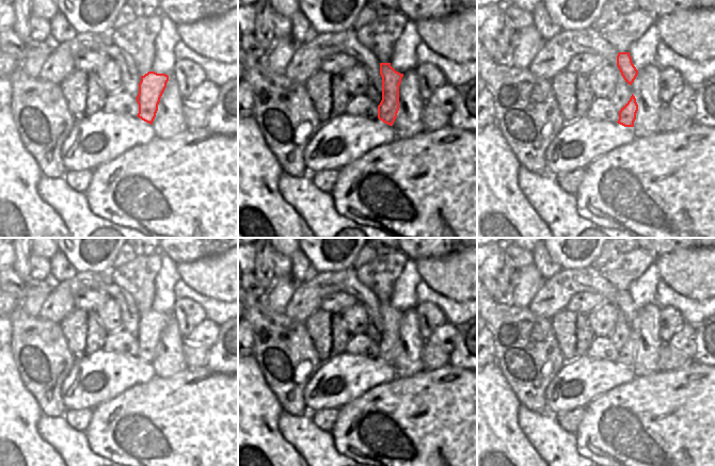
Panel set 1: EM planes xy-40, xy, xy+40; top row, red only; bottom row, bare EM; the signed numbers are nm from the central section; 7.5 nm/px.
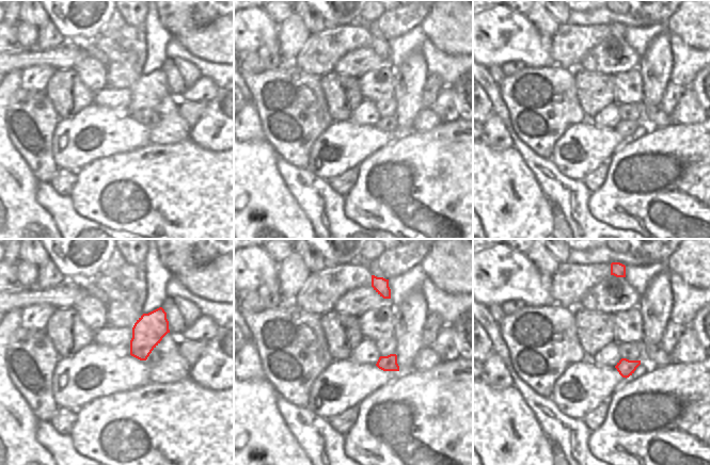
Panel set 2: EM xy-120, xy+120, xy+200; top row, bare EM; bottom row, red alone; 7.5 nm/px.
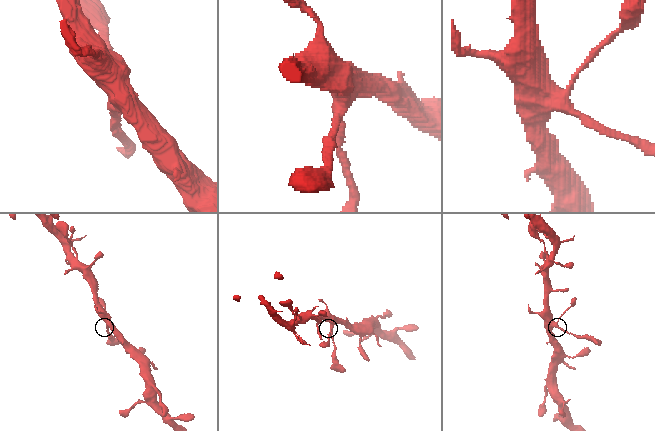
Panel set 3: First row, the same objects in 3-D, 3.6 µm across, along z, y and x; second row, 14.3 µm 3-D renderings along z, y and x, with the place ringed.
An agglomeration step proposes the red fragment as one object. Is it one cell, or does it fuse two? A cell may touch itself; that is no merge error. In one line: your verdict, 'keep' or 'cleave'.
keep

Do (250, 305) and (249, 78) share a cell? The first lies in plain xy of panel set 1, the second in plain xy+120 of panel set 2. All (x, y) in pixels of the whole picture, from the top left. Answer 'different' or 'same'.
same

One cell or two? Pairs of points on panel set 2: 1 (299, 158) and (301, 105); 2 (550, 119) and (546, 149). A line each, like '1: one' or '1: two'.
1: one
2: one

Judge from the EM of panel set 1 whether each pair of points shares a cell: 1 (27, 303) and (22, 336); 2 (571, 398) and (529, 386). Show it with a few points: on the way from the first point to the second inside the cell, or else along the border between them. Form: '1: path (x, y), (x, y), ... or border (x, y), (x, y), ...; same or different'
1: border (19, 305), (29, 314), (37, 317); different
2: border (559, 369), (544, 392), (545, 412); different

